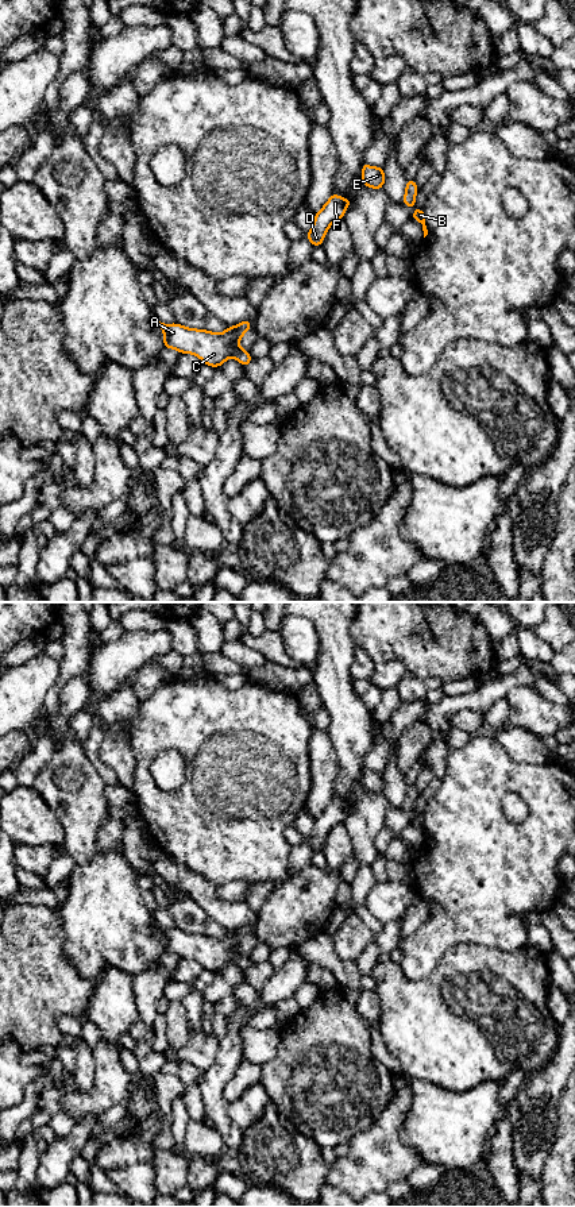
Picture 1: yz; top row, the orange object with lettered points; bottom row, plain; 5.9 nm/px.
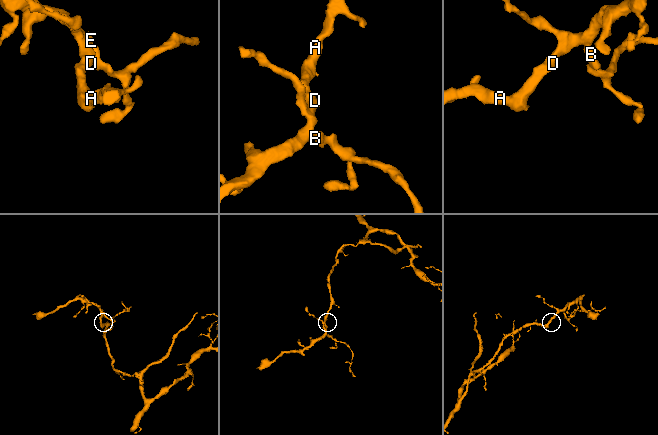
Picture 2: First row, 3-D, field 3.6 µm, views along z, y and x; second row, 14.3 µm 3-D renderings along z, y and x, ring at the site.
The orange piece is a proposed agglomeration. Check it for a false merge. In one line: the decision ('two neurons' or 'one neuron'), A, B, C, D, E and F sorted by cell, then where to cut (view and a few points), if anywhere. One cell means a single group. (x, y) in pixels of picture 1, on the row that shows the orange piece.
one neuron; A B C D E F; no cut

